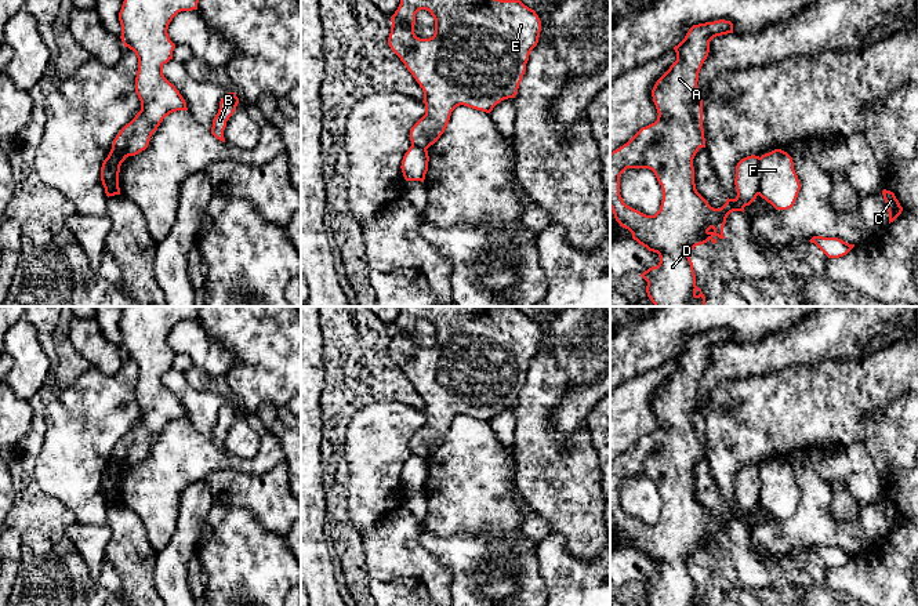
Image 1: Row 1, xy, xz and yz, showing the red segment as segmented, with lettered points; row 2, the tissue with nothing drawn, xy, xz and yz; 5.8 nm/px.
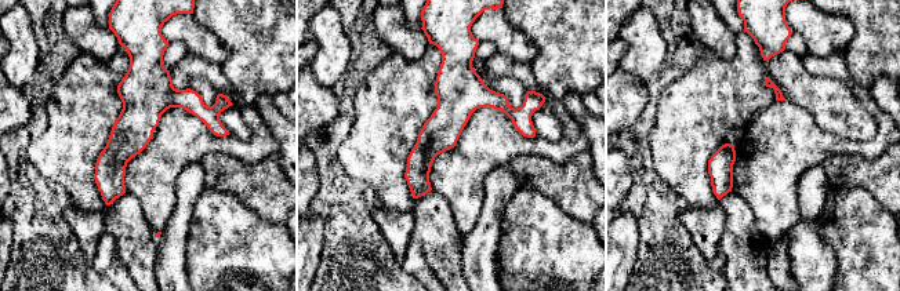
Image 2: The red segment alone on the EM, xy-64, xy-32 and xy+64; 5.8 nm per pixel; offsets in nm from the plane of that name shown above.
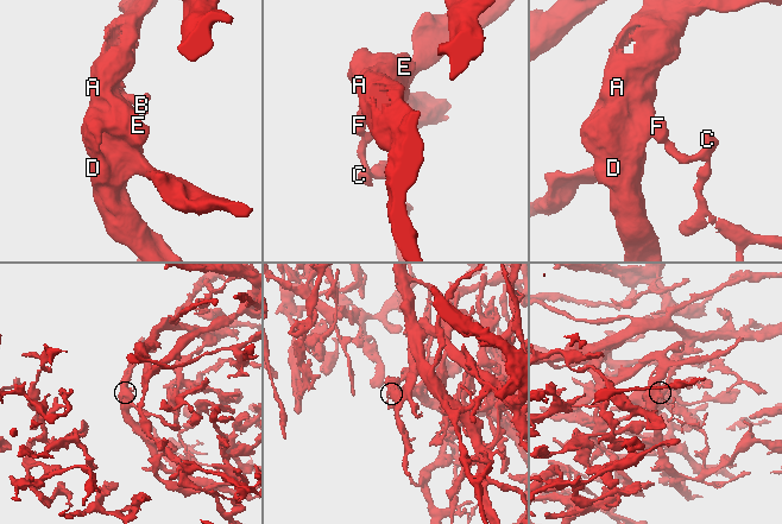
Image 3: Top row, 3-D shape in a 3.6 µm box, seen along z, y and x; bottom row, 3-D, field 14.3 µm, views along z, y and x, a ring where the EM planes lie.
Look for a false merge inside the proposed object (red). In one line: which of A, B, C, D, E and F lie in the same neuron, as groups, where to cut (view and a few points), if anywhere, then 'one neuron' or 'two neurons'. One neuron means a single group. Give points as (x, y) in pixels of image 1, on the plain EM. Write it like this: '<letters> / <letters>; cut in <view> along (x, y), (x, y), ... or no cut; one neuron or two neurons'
A B D E / C F; cut in xy along (106, 467), (105, 487), (109, 499), (108, 505); two neurons

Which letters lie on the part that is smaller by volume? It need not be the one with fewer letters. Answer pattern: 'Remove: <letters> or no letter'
Remove: C, F

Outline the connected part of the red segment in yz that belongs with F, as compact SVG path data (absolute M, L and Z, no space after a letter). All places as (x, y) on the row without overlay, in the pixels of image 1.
M774 458L761 465L759 480L759 505L776 519L791 518L801 498L792 467Z

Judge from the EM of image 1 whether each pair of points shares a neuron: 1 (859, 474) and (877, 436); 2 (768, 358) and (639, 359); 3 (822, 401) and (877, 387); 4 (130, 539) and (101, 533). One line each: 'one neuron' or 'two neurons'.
1: two neurons
2: two neurons
3: one neuron
4: two neurons

